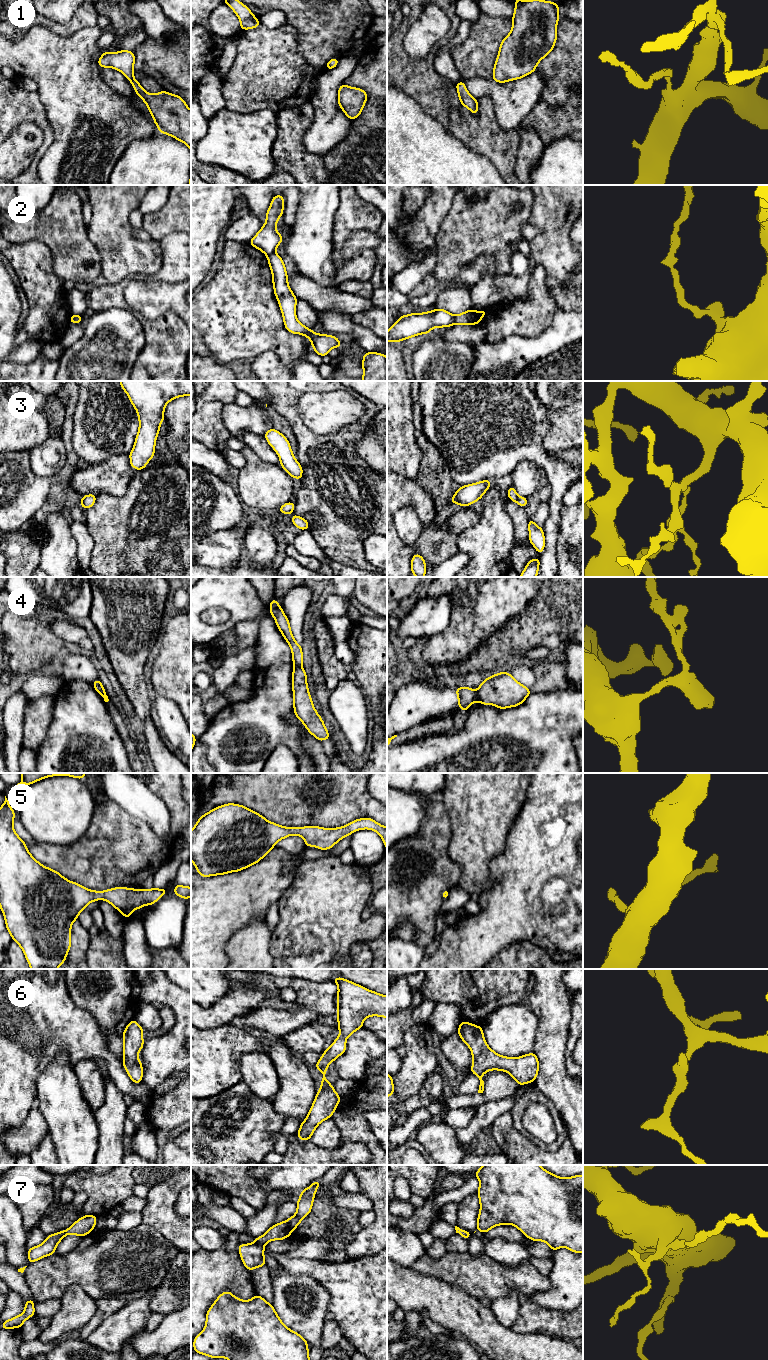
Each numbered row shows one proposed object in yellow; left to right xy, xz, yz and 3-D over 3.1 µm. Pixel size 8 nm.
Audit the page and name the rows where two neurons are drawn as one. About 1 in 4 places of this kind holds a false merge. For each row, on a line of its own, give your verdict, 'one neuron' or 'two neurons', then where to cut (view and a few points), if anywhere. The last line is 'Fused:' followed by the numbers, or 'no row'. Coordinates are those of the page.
1: one neuron; no cut
2: two neurons; cut in xz along (274, 252), (267, 255)
3: one neuron; no cut
4: two neurons; cut in yz along (476, 691), (478, 700)
5: one neuron; no cut
6: one neuron; no cut
7: one neuron; no cut
Fused: 2, 4

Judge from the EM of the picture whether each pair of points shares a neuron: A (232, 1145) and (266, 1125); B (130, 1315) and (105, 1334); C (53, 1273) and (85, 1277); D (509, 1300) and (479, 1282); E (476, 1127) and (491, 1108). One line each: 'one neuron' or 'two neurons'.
A: one neuron
B: one neuron
C: one neuron
D: two neurons
E: one neuron

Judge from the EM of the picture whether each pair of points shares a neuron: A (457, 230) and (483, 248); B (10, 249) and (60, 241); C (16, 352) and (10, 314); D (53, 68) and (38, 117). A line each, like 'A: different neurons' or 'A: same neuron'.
A: same neuron
B: different neurons
C: same neuron
D: different neurons

